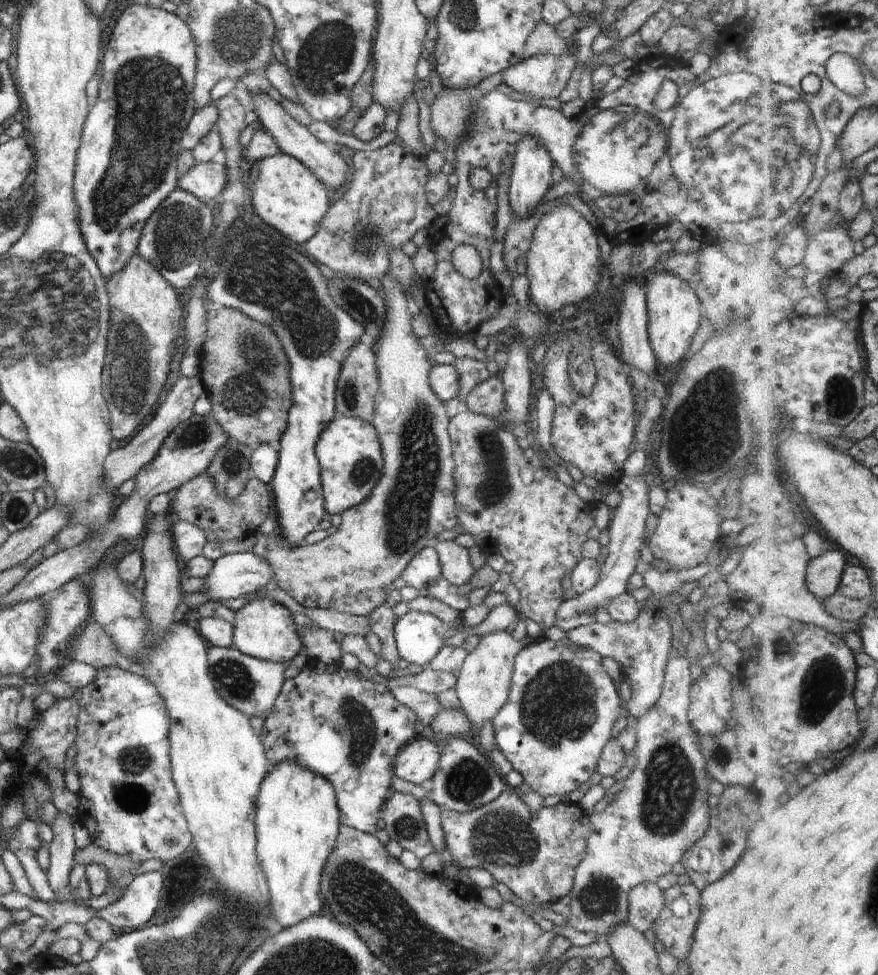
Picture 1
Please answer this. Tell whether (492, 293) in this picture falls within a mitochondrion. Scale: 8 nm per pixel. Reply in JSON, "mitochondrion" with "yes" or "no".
{"mitochondrion":"no"}

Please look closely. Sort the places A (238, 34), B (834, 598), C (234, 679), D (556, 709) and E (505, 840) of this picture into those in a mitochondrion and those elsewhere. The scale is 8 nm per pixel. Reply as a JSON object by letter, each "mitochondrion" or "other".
{"A":"mitochondrion","B":"other","C":"mitochondrion","D":"mitochondrion","E":"mitochondrion"}

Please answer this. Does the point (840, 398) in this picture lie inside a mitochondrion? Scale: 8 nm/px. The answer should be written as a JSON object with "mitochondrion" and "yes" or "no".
{"mitochondrion":"yes"}

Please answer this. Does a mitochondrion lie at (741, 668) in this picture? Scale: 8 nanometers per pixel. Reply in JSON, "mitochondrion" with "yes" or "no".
{"mitochondrion":"no"}

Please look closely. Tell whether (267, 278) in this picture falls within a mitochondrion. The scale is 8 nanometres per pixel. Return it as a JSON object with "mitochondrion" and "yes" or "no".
{"mitochondrion":"yes"}

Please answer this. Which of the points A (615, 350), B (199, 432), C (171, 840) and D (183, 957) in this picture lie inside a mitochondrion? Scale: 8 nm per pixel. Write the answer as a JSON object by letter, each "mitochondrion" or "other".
{"A":"other","B":"mitochondrion","C":"mitochondrion","D":"mitochondrion"}

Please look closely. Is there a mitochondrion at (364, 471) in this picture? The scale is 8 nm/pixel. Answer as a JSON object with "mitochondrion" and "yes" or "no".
{"mitochondrion":"yes"}

